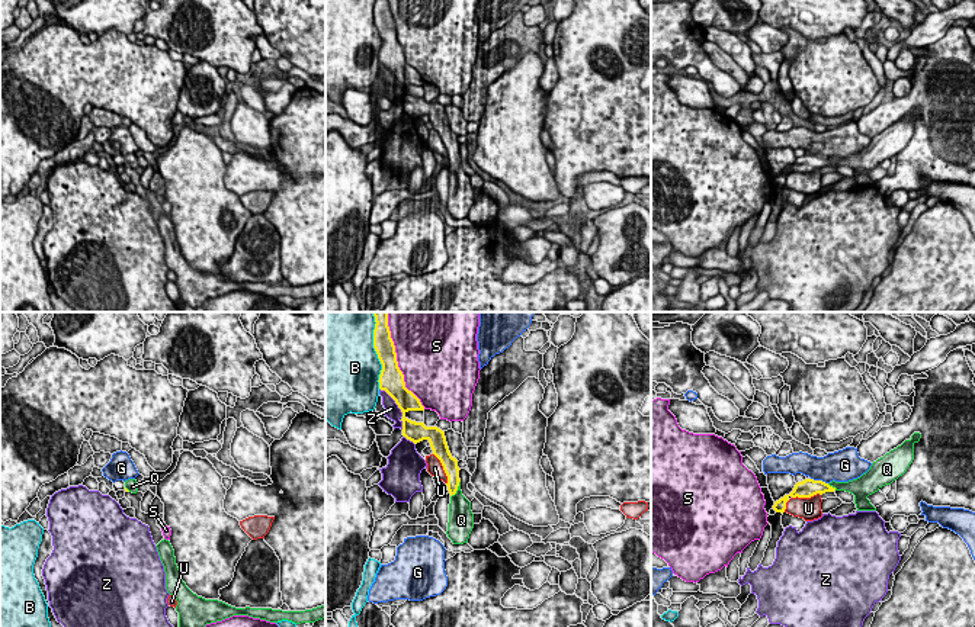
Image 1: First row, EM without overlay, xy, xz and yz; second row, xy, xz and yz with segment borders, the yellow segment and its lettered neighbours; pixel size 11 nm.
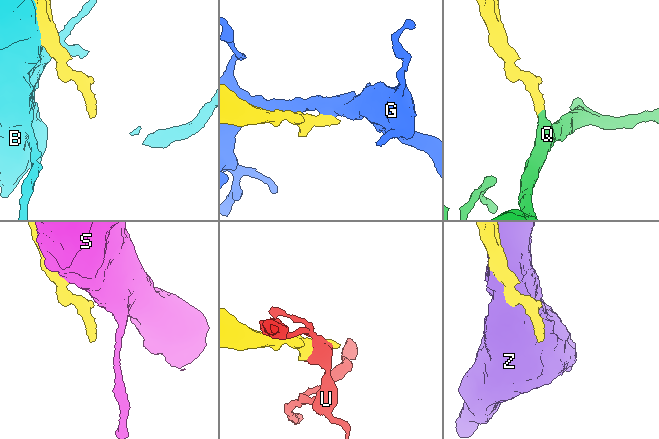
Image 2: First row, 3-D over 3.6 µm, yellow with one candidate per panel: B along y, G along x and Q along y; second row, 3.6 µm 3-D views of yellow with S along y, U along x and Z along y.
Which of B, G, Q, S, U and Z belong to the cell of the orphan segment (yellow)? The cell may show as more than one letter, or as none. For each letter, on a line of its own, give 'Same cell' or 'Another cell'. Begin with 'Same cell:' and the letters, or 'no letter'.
Same cell: Q
B: Another cell
G: Another cell
Q: Same cell
S: Another cell
U: Another cell
Z: Another cell

